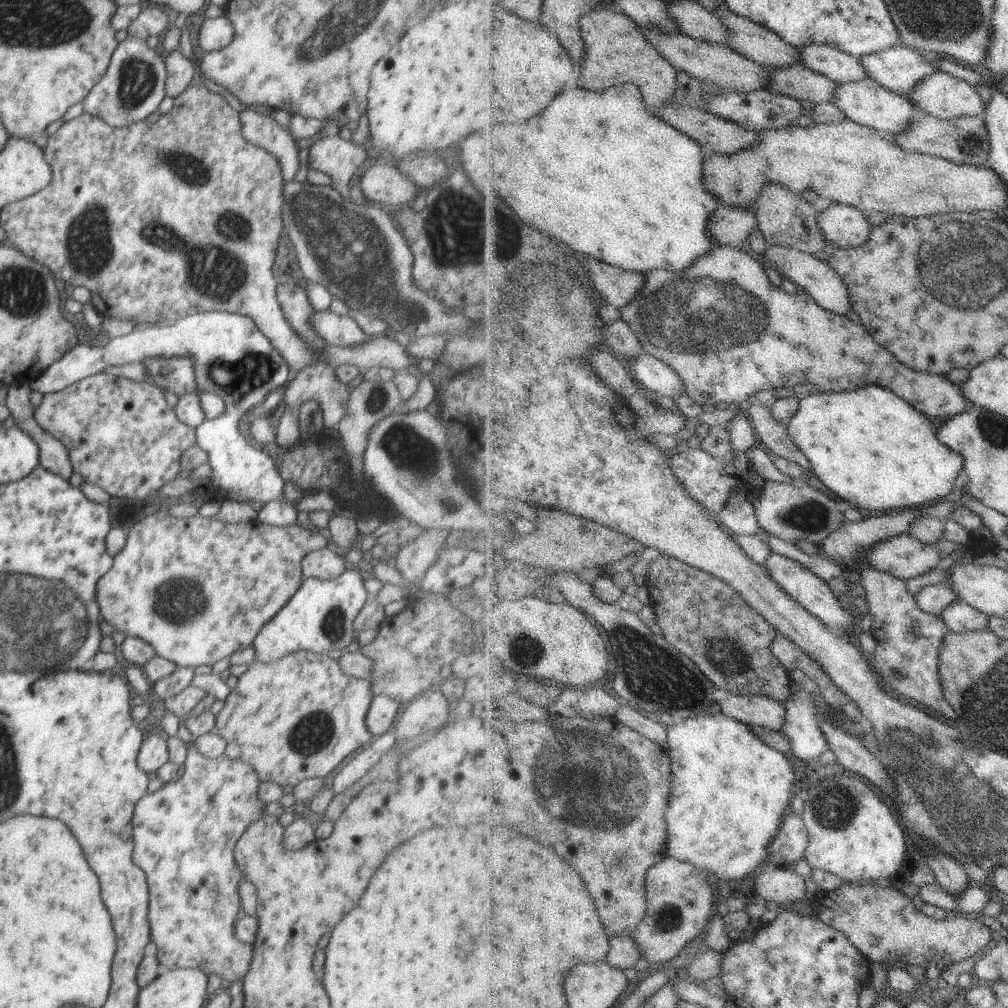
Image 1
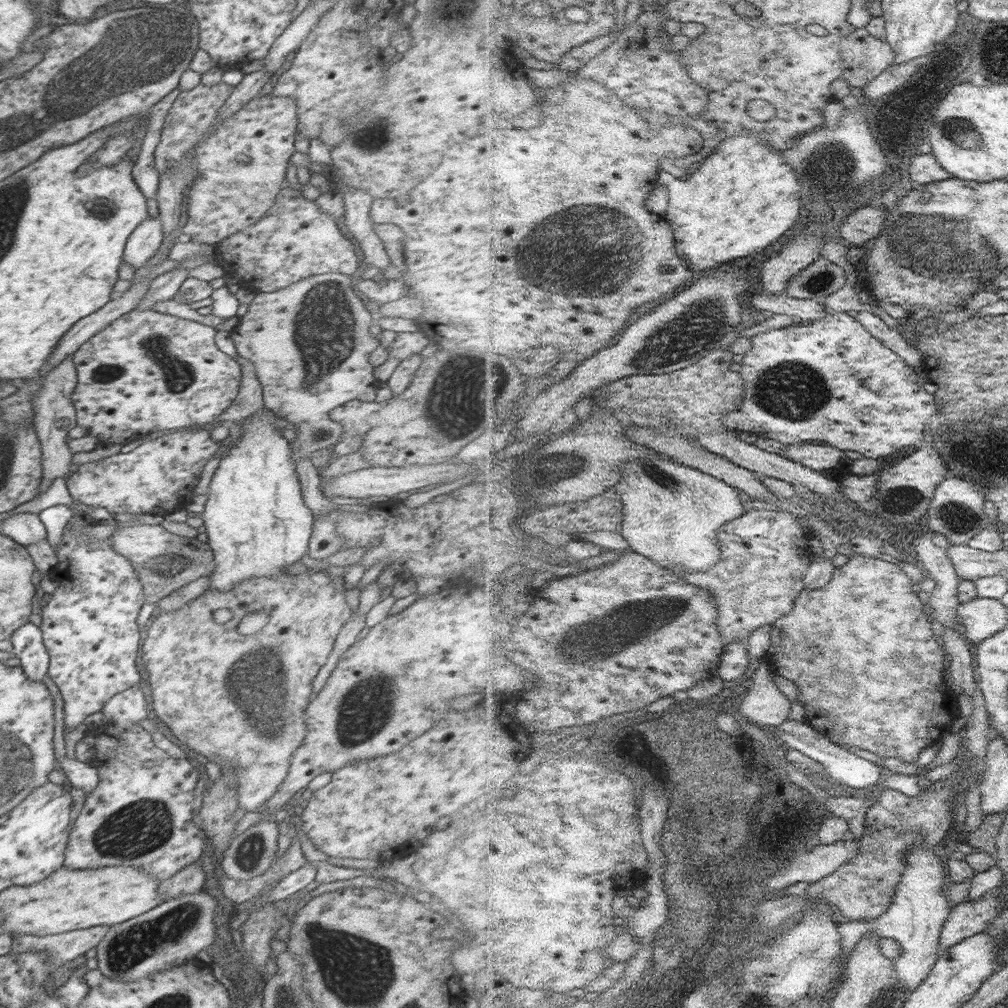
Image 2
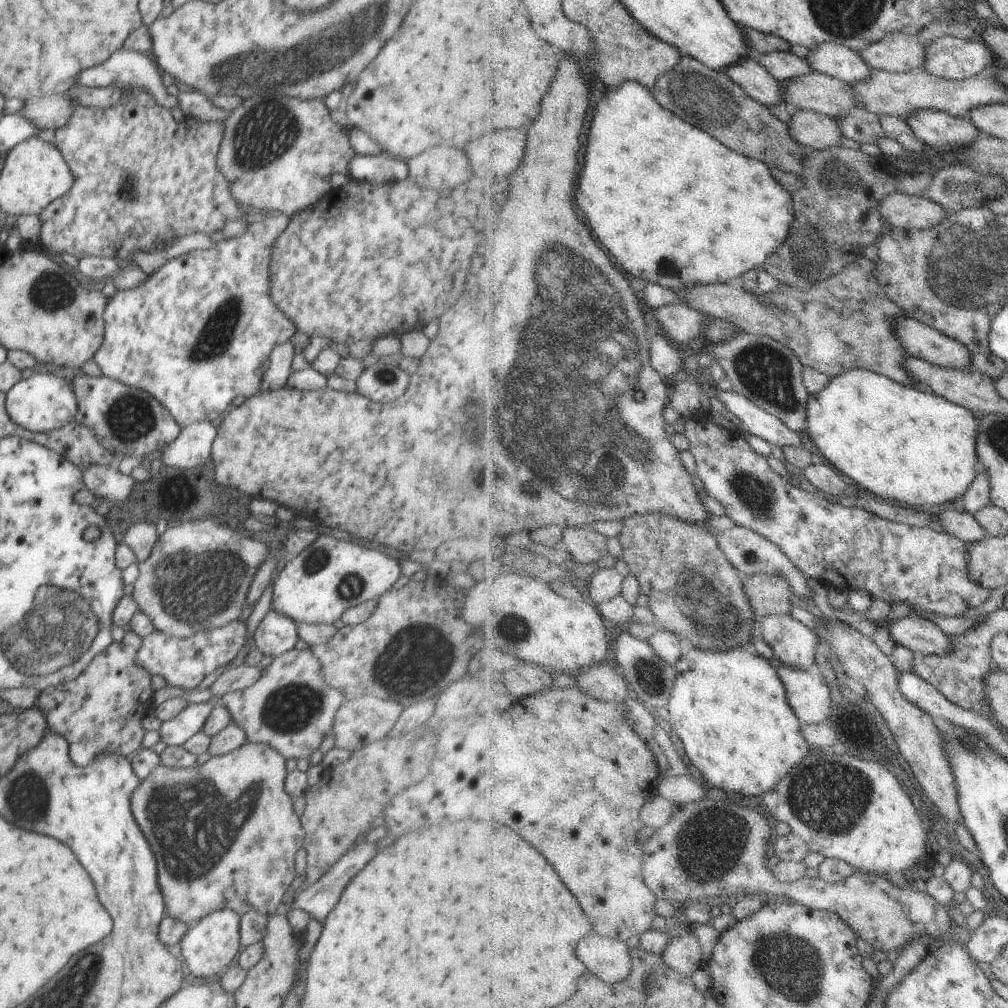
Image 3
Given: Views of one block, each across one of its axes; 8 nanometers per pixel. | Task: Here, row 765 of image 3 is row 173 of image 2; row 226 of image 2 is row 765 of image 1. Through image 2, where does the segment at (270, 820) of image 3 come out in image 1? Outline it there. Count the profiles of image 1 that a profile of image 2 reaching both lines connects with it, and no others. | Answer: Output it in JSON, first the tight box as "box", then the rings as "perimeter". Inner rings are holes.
{"box":[134,746,266,987],"perimeter":[[[188,746],[185,763],[180,769],[180,775],[176,780],[166,783],[159,791],[148,793],[136,803],[134,810],[134,864],[144,870],[147,876],[149,890],[149,931],[151,939],[156,944],[155,957],[163,970],[176,969],[202,969],[208,976],[216,975],[220,977],[227,987],[230,983],[240,983],[247,975],[248,967],[251,966],[253,946],[242,944],[235,936],[235,922],[242,914],[242,906],[238,896],[238,883],[245,880],[242,872],[236,866],[233,852],[235,844],[240,835],[246,830],[247,826],[262,817],[262,808],[266,805],[257,797],[259,788],[259,778],[253,769],[242,761],[235,761],[222,755],[216,758],[203,757],[201,752],[194,746]]]}

